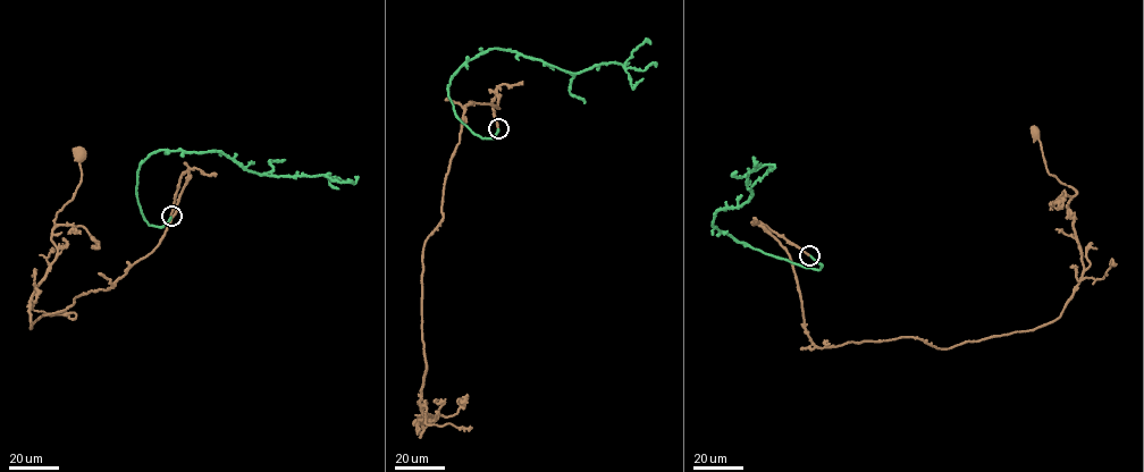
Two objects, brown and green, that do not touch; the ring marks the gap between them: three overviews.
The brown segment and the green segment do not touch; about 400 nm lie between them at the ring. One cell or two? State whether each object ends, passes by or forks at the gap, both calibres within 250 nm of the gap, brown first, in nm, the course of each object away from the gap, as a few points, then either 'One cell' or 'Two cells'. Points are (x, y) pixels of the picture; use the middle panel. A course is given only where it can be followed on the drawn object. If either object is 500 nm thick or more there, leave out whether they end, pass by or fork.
At the ring brown ends. At the ring green ends. Thickness 280 nm (brown) against 240 nm. Course of brown: (498, 128), (497, 92), (499, 108), (467, 106), (423, 250), (421, 421). Course of green: (498, 128), (480, 137), (448, 95), (451, 76), (489, 50), (572, 73), (656, 64). One cell

